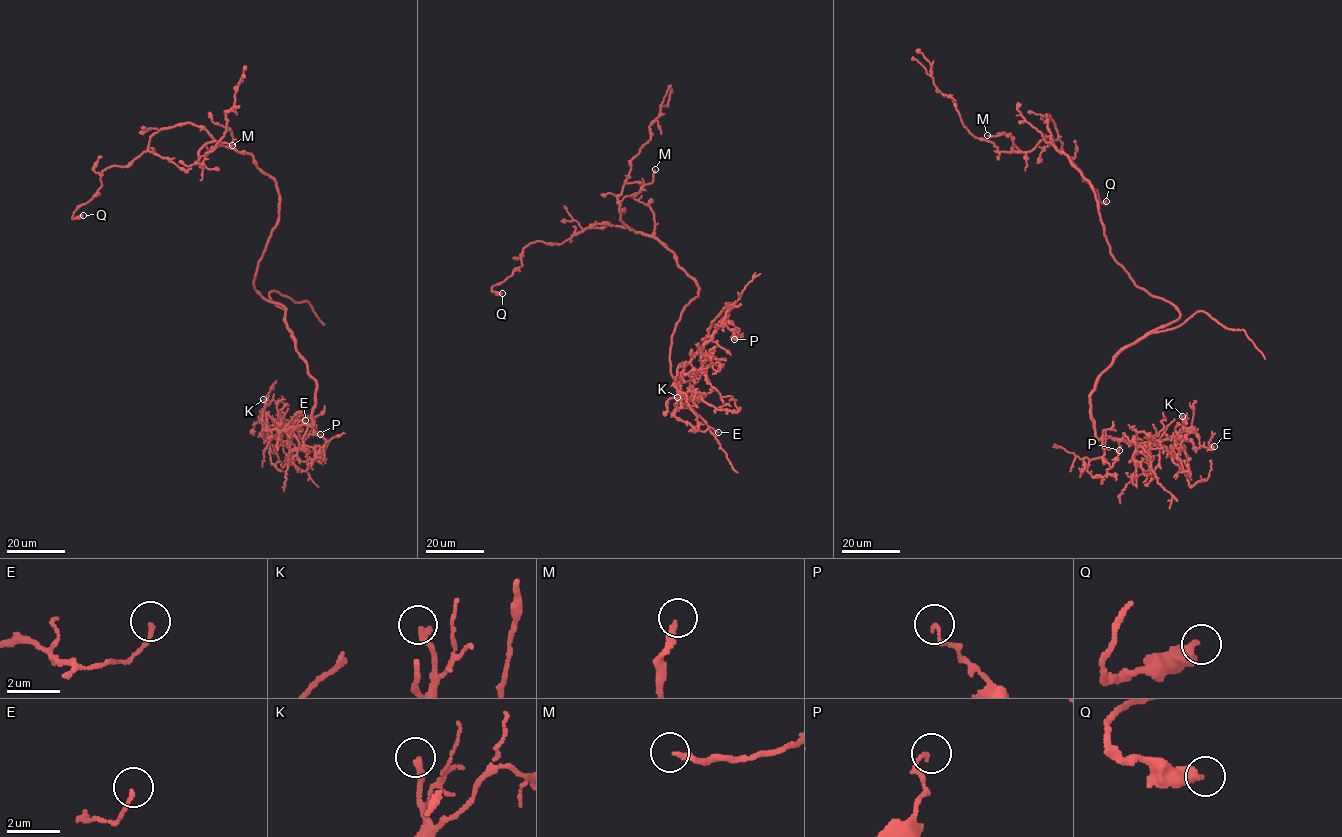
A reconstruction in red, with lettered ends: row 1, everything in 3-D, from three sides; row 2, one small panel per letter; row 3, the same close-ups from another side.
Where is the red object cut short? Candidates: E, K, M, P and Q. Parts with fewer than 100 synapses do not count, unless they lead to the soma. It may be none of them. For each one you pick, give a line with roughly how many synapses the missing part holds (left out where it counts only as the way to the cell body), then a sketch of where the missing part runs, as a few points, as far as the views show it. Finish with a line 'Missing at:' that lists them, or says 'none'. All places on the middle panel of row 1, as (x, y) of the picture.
Missing at: none

